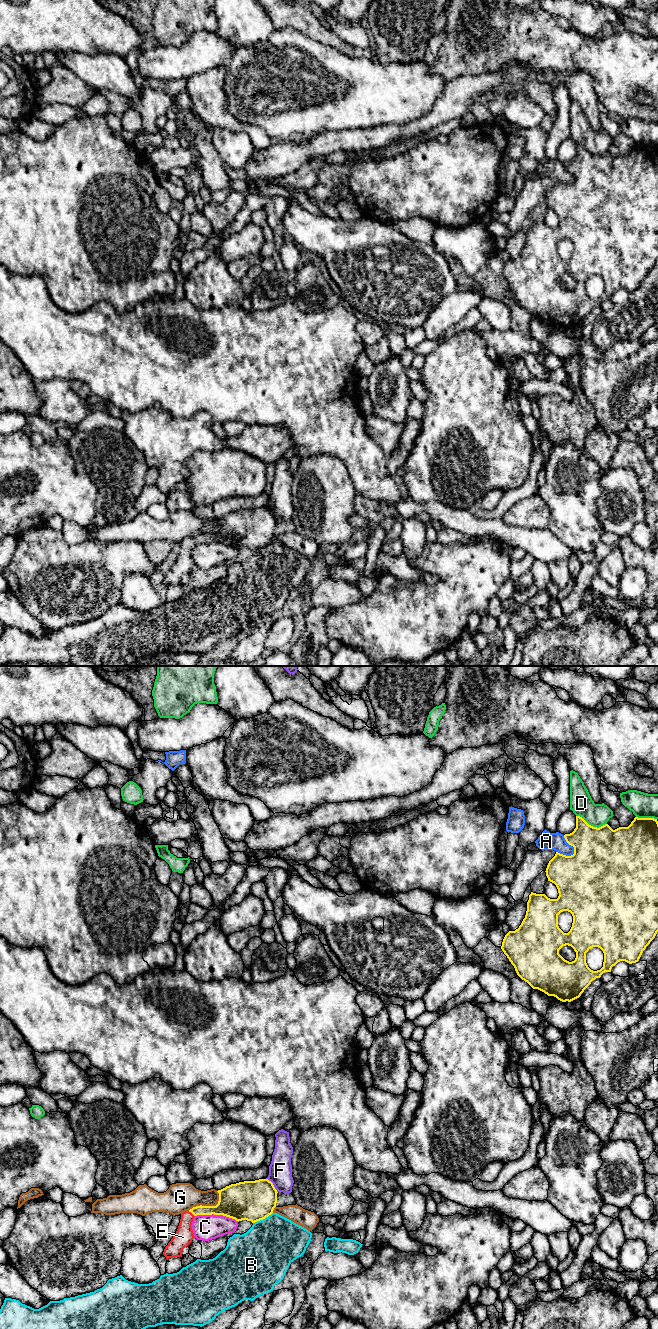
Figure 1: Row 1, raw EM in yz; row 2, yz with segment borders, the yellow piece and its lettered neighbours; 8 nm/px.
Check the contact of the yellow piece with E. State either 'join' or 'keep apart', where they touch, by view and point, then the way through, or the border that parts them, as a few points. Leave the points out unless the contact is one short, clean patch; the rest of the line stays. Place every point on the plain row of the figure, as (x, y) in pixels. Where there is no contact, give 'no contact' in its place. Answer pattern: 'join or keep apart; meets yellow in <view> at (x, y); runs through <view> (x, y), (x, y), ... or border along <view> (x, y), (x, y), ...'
join; meets yellow in yz at (191, 540); runs through yz (221, 536), (191, 540), (185, 550), (184, 563)

